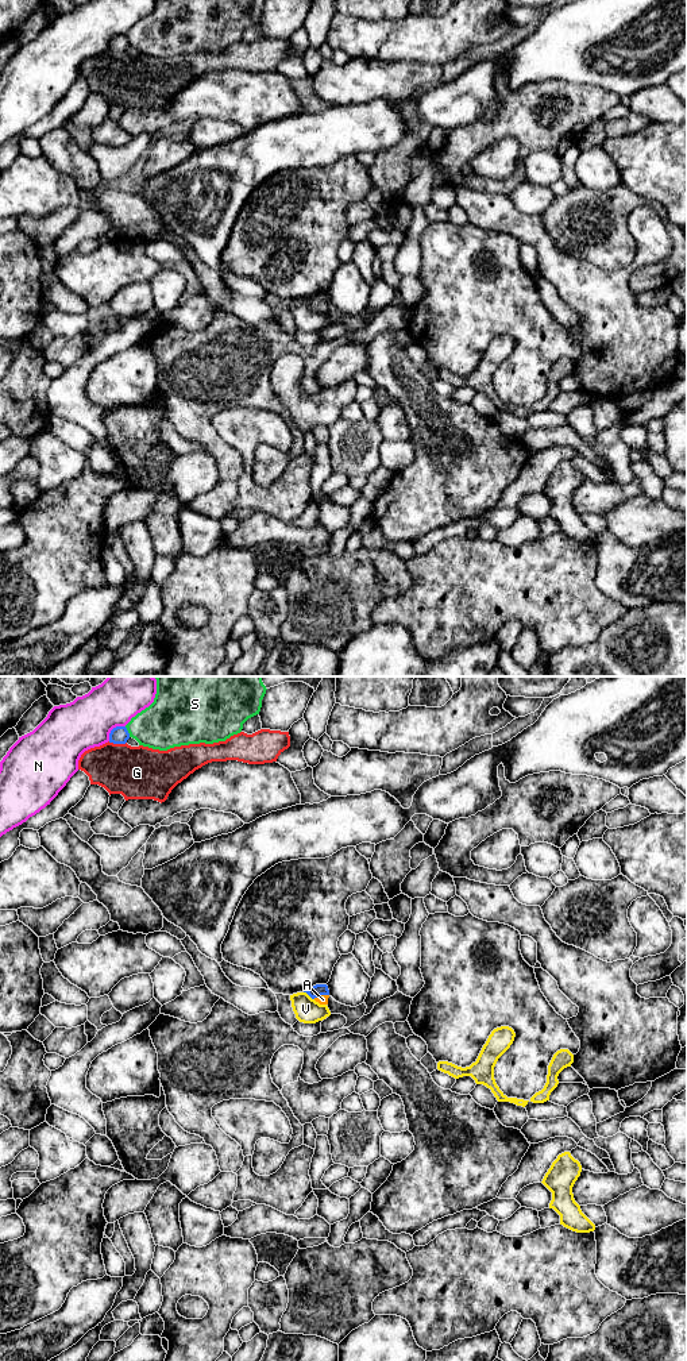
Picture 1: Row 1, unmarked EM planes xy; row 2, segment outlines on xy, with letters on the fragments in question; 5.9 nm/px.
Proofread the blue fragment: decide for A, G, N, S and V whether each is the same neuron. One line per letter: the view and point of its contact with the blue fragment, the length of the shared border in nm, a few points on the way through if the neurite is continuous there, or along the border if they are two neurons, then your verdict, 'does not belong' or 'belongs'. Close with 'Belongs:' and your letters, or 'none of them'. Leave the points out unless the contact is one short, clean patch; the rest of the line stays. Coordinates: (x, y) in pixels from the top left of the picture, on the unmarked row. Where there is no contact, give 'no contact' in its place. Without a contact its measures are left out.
A: contact xy (320, 304); length 100 nm; way xy (317, 299), (320, 304), (323, 308); belongs
G: contact xy (118, 51); length 110 nm; does not belong
N: contact xy (112, 38); length 140 nm; does not belong
S: contact xy (127, 41); length 70 nm; does not belong
V: contact xy (309, 304); length 80 nm; does not belong
Belongs: A

